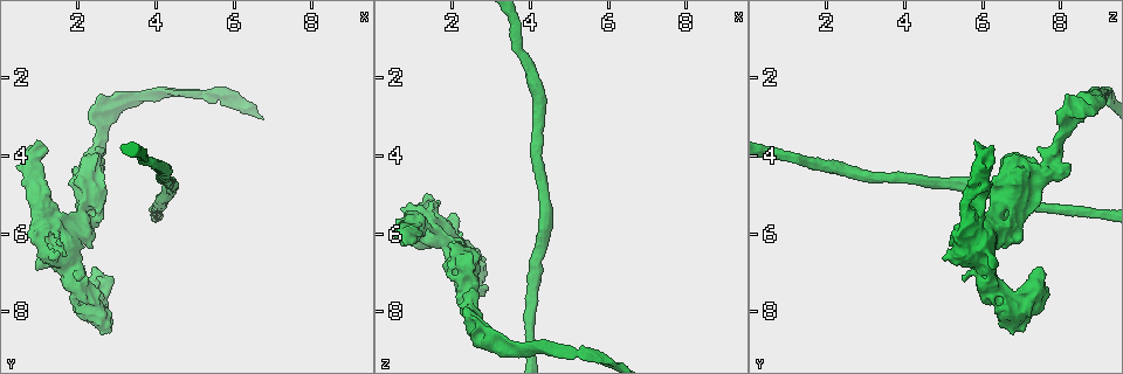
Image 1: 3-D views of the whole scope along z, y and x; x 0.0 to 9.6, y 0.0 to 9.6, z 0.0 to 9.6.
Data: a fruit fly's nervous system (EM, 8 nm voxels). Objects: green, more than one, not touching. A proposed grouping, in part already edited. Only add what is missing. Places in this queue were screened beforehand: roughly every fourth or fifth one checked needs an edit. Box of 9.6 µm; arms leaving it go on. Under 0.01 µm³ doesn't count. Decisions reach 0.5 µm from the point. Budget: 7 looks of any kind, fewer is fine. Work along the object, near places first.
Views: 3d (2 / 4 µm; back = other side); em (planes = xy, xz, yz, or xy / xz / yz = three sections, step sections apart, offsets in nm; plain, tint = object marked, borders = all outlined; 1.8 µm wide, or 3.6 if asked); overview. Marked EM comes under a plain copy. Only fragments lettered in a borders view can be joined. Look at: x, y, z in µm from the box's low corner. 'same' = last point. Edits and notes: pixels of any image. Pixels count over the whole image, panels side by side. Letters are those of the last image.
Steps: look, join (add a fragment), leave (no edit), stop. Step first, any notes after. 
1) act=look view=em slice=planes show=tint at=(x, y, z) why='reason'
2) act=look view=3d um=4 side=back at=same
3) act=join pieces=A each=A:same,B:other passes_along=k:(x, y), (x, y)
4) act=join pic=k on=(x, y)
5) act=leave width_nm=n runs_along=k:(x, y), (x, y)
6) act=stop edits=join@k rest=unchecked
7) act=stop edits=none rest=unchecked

act=look view=em slice=xz step=4 show=borders at=(1.20, 6.25, 5.30) why='branch stops here'

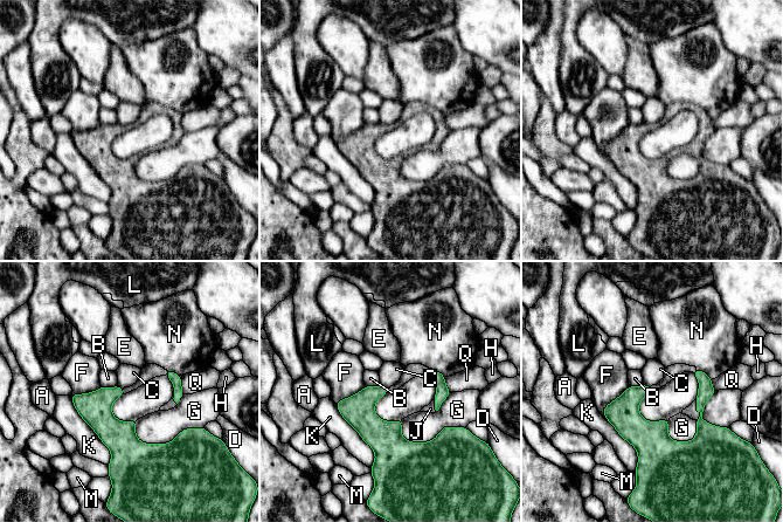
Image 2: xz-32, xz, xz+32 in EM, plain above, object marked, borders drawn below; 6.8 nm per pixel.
act=join pieces=J longest_contact=K:550nm each=A:other,B:other,C:other,D:other,E:other,F:other,G:other,H:other,J:same,K:other,L:other,M:other,N:other,Q:other found='it goes on there'

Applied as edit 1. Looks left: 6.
act=look view=3d um=2 at=(2.55, 3.75, 7.40) why='free end'

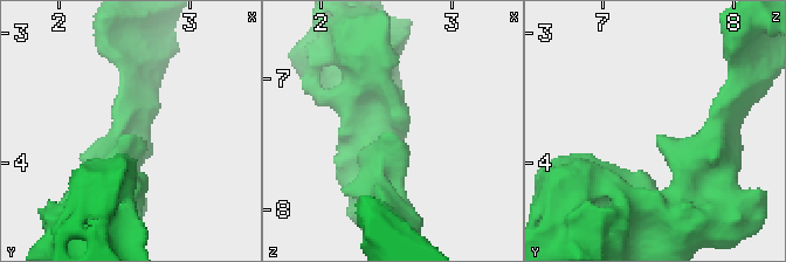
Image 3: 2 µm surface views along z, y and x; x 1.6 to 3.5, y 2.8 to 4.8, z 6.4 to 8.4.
act=look view=em slice=planes show=borders at=(2.52, 3.76, 7.40) why='now the EM'

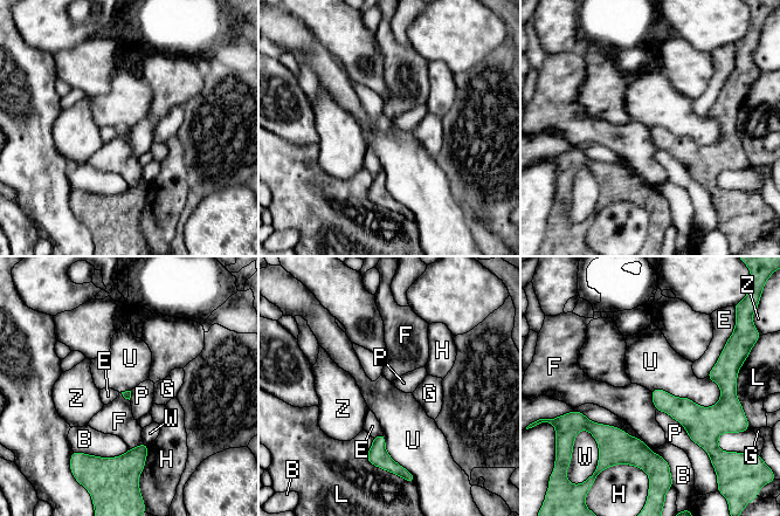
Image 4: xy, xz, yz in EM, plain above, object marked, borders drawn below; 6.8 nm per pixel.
act=leave each=B:other,E:other,F:other,G:other,H:other,L:other,P:other,U:other,W:other,Z:other found='none of them fits'

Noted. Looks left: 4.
act=look view=em slice=yz step=8 show=borders at=(0.90, 3.65, 5.80) why='an open end'

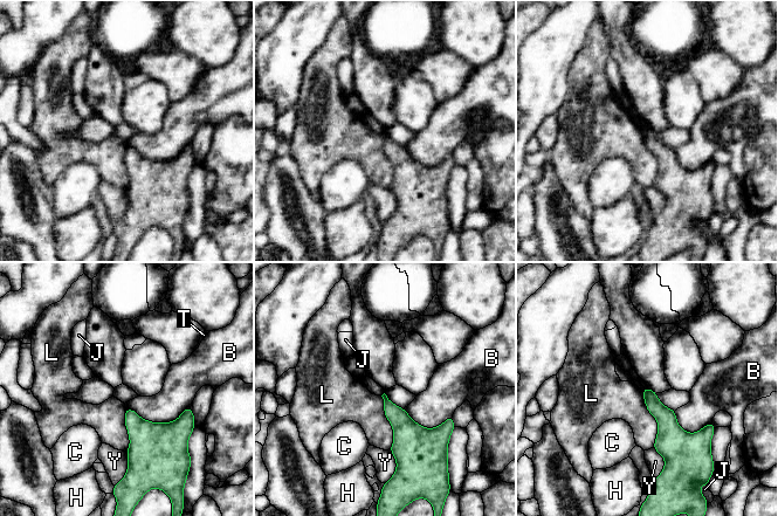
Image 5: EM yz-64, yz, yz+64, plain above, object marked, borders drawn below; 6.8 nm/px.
act=leave each=B:other,C:other,H:other,J:other,L:other,T:other,Y:other border=5:(653, 447), (663, 458), (661, 473) found='none of them fits'

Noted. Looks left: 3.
act=stop edits=join@2 rest=unchecked

